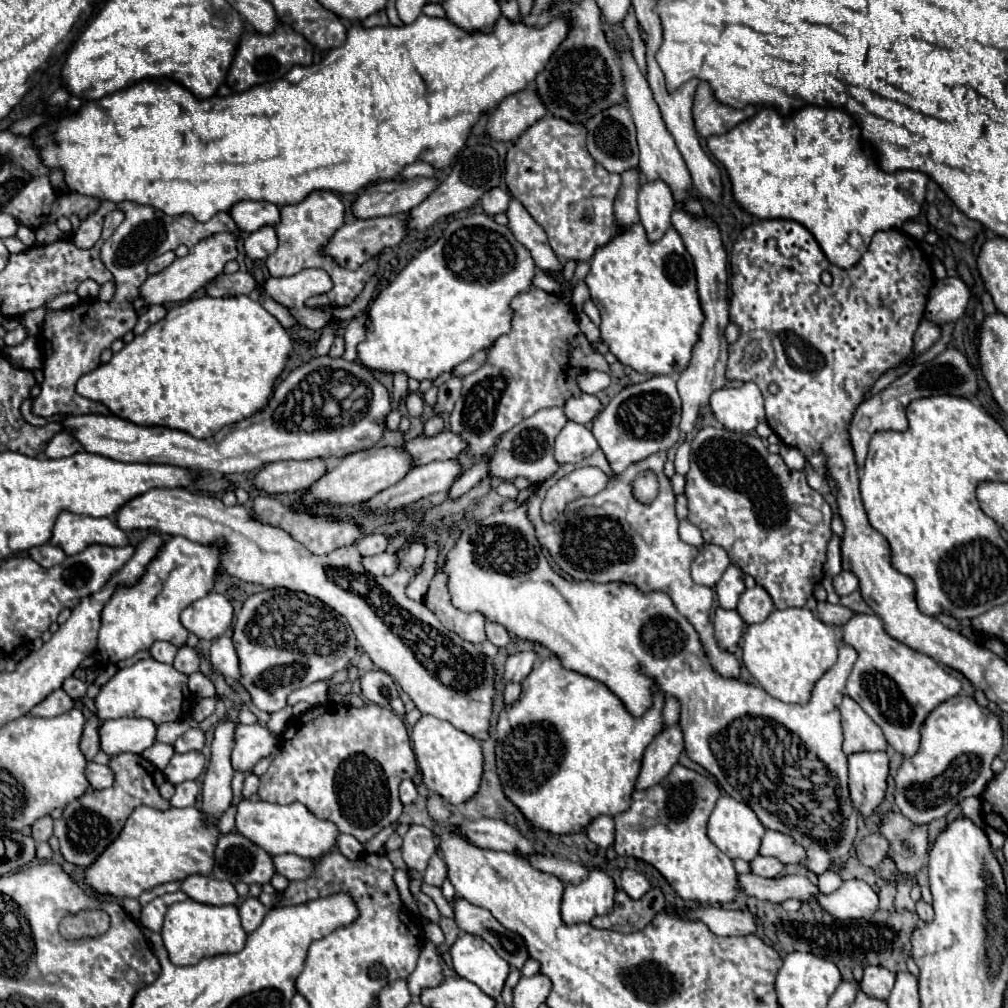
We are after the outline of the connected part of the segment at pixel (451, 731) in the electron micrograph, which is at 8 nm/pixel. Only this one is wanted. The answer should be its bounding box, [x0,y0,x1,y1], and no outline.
[412,715,482,805]

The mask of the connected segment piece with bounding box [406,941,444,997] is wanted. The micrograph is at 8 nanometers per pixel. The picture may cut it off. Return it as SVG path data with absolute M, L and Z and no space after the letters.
M426 941L414 973L406 979L412 997L418 997L420 991L426 989L426 987L438 985L442 981L442 977L444 975L440 971L440 955L436 951L436 945L432 941Z

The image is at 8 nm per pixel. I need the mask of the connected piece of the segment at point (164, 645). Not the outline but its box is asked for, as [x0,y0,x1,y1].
[150,641,176,663]

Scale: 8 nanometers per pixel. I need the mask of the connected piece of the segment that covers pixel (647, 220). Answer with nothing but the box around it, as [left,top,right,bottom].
[638,181,674,241]

